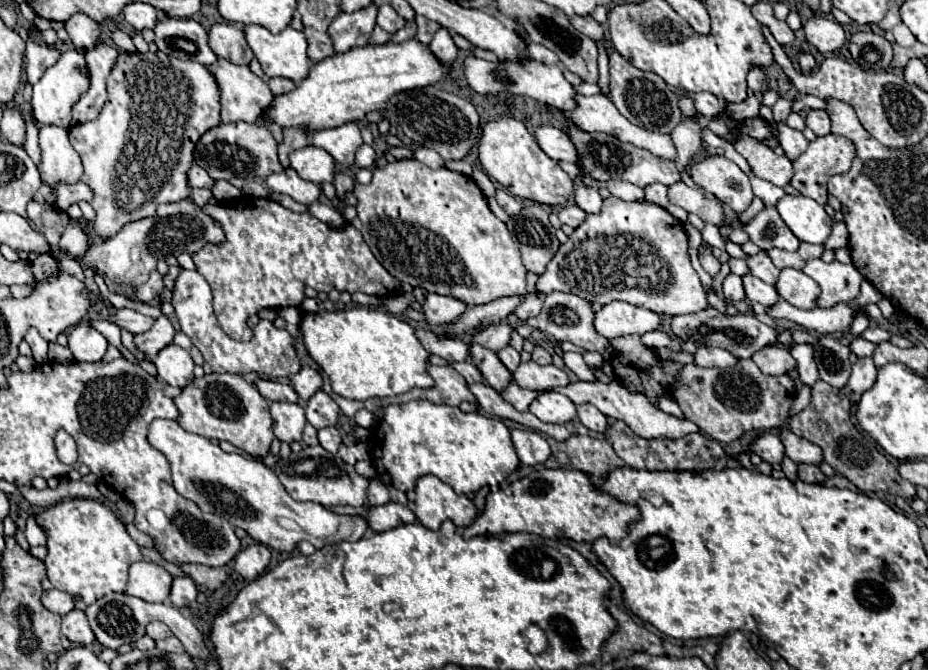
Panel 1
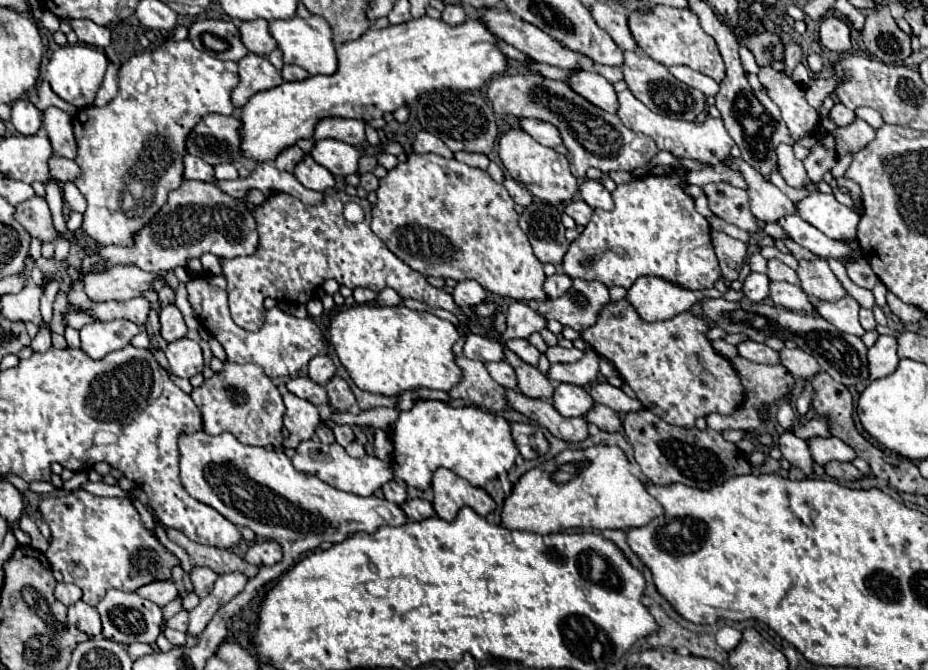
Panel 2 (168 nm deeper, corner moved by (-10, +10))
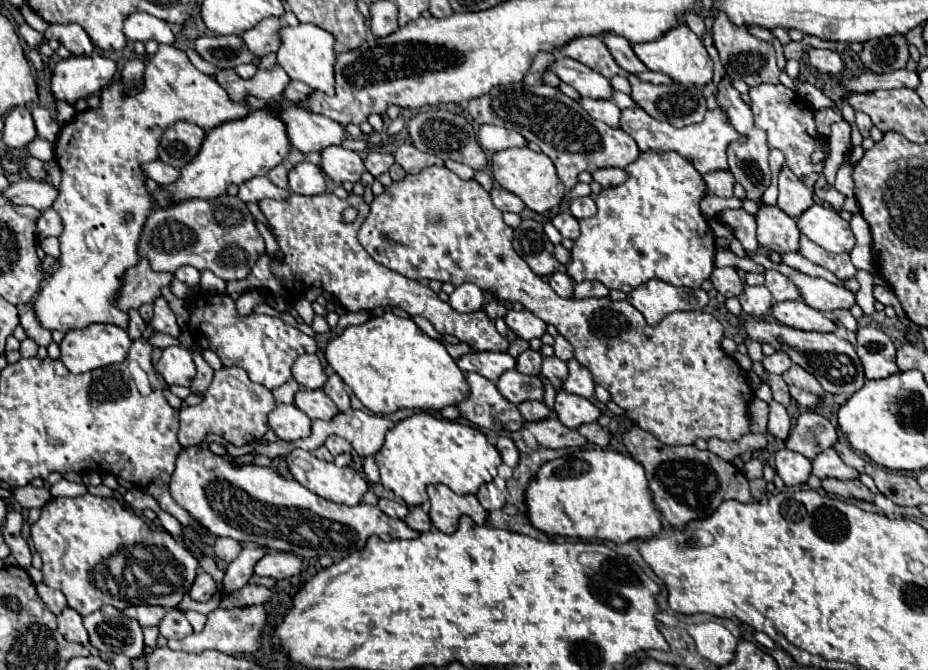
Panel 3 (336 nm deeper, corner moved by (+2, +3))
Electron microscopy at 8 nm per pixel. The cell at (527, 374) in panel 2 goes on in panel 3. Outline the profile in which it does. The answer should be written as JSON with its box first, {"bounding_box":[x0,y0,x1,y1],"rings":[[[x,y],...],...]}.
{"bounding_box":[518,402,550,422],"rings":[[[520,402],[518,410],[526,422],[544,420],[550,416],[550,408],[544,402]]]}

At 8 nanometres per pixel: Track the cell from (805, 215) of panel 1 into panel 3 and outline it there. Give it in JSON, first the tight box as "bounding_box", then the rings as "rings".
{"bounding_box":[796,204,856,254],"rings":[[[812,204],[804,214],[800,214],[796,218],[796,226],[800,226],[800,232],[812,242],[834,254],[850,252],[856,244],[850,224],[842,220],[838,212],[826,210],[818,204]]]}

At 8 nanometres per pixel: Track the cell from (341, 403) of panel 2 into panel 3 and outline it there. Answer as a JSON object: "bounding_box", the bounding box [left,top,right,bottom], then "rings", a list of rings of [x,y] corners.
{"bounding_box":[322,374,350,412],"rings":[[[332,374],[322,390],[332,398],[332,402],[336,404],[336,408],[340,412],[348,412],[350,410],[350,398],[348,398],[344,382],[342,382],[342,378],[338,374]]]}

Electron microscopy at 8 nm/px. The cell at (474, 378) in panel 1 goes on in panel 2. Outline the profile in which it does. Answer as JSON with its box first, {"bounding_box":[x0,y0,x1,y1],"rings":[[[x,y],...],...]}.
{"bounding_box":[486,361,518,391],"rings":[[[506,361],[486,363],[486,367],[488,367],[488,373],[492,375],[494,381],[498,381],[500,385],[504,385],[508,389],[514,389],[514,391],[518,389],[518,385],[516,385],[516,373],[514,373],[514,369]]]}

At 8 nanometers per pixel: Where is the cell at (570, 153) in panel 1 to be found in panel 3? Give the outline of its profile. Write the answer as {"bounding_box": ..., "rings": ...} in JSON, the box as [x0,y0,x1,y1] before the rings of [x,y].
{"bounding_box":[478,126,528,152],"rings":[[[482,126],[478,130],[478,140],[482,148],[488,148],[492,152],[512,148],[512,146],[528,146],[526,138],[522,134],[516,134],[516,130],[508,130],[502,126]]]}

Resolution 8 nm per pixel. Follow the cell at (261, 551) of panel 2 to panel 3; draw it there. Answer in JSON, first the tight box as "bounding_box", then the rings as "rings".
{"bounding_box":[254,552,300,578],"rings":[[[266,552],[260,562],[256,562],[254,572],[258,576],[272,576],[272,578],[288,578],[300,572],[300,560],[294,554],[284,552]]]}

